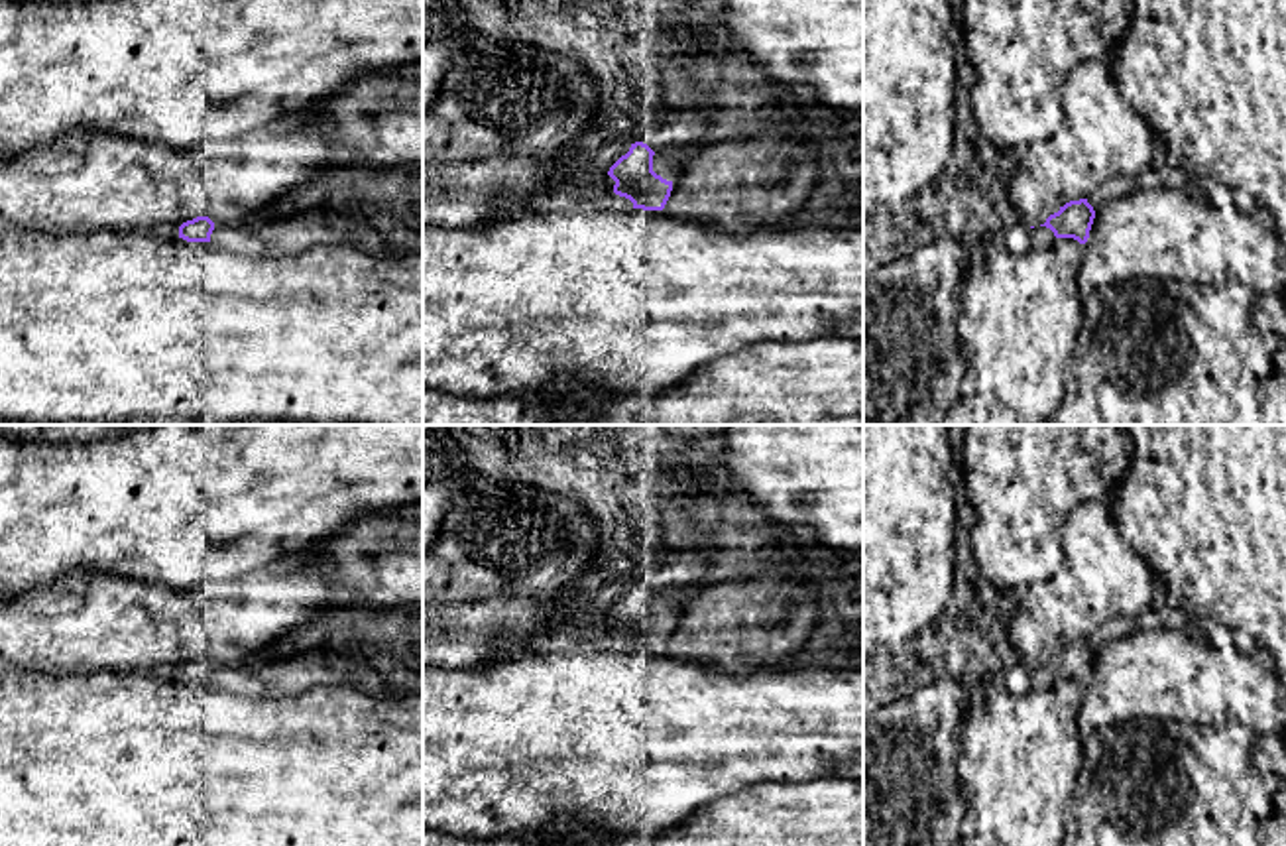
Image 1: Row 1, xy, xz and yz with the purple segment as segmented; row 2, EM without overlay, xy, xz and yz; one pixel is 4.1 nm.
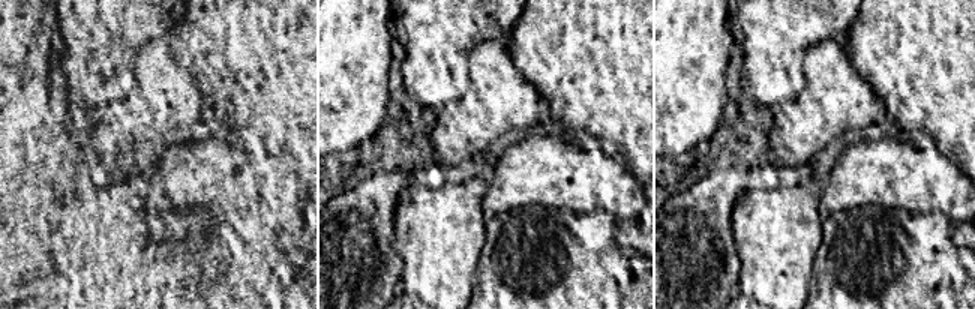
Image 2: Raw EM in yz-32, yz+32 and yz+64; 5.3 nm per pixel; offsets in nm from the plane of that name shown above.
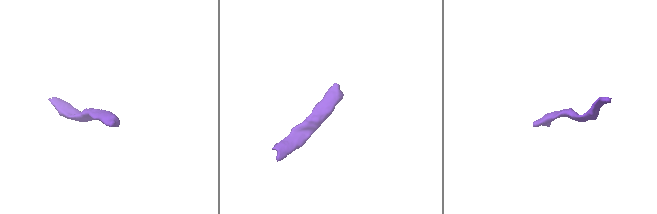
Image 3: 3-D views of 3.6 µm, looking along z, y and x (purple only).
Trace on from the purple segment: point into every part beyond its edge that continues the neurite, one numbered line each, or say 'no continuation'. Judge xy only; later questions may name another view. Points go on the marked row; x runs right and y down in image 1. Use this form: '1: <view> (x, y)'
1: xy (240, 241)

